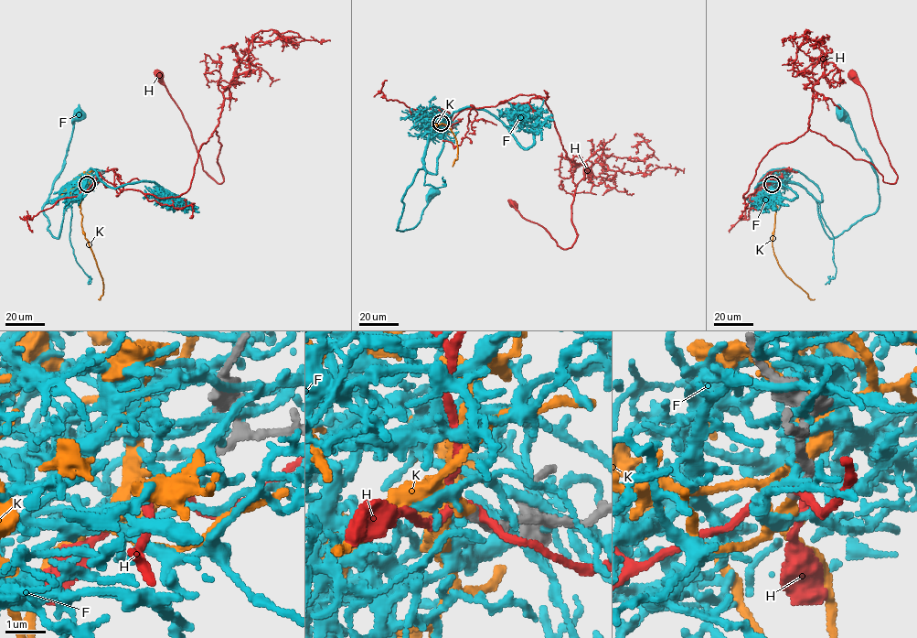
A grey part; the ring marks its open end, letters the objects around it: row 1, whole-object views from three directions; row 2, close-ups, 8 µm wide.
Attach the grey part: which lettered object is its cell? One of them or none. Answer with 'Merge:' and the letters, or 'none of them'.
Merge: K

